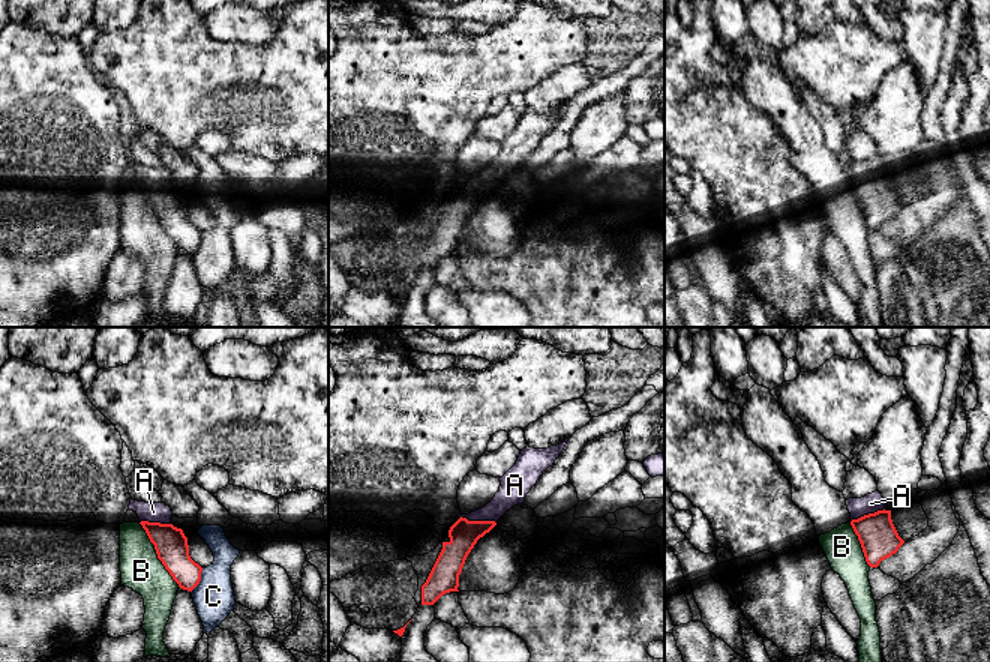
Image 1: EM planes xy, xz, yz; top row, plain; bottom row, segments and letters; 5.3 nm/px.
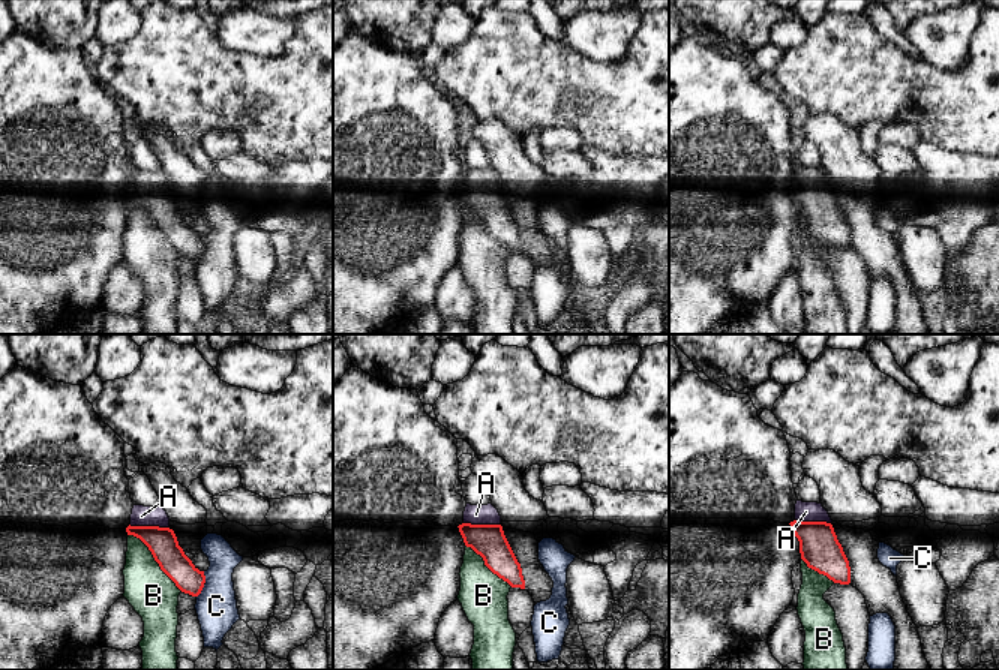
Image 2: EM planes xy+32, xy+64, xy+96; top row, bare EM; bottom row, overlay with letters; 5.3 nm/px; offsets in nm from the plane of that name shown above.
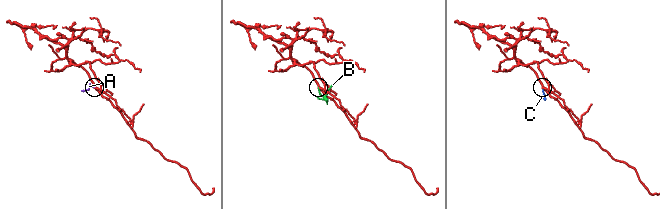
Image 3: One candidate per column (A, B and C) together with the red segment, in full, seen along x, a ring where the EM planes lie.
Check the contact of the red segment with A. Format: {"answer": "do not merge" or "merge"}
{"answer": "merge"}

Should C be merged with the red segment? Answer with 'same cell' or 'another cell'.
another cell

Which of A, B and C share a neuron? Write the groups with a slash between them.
A / B / C

